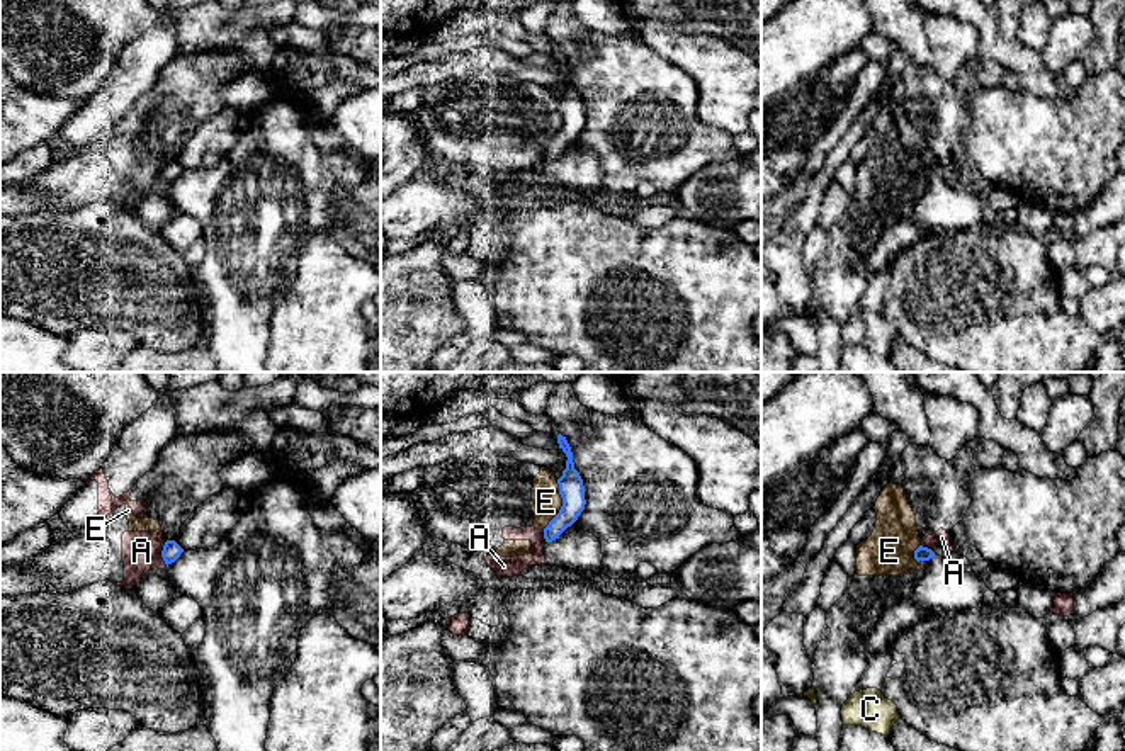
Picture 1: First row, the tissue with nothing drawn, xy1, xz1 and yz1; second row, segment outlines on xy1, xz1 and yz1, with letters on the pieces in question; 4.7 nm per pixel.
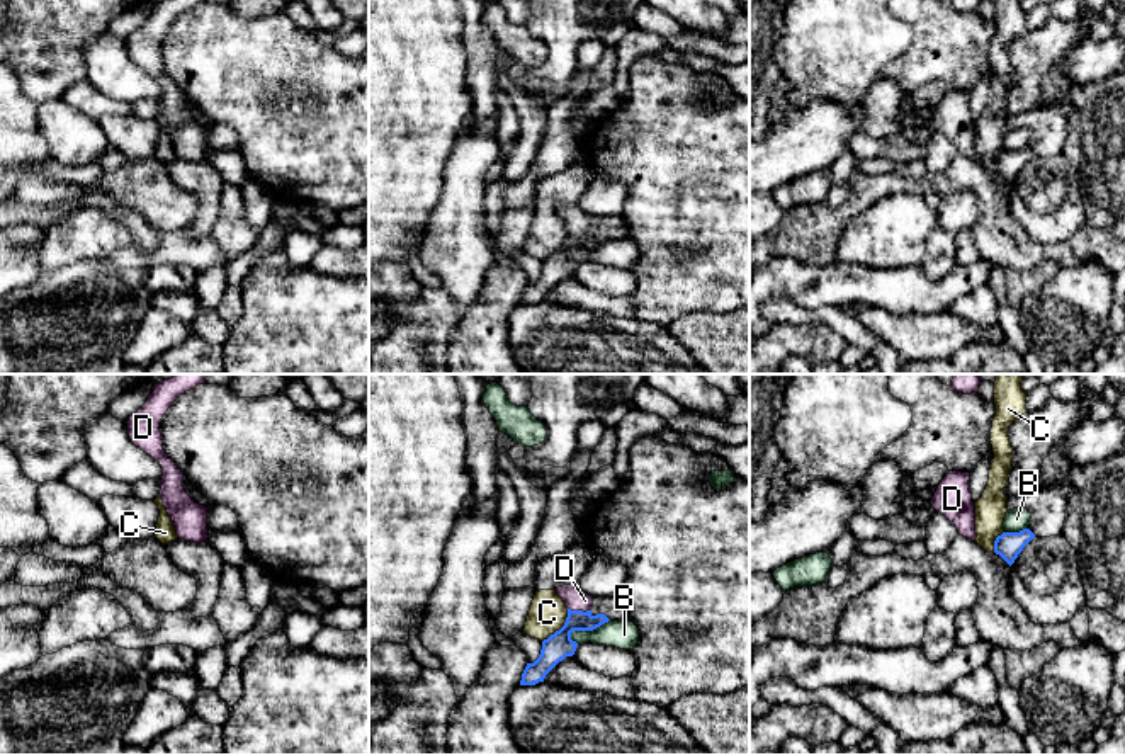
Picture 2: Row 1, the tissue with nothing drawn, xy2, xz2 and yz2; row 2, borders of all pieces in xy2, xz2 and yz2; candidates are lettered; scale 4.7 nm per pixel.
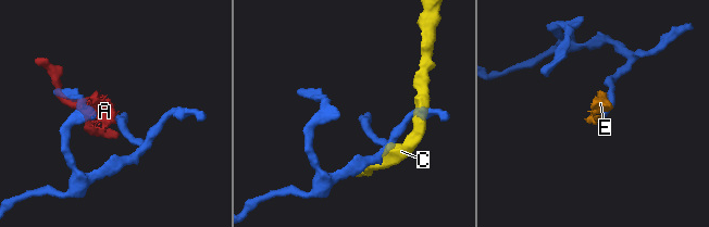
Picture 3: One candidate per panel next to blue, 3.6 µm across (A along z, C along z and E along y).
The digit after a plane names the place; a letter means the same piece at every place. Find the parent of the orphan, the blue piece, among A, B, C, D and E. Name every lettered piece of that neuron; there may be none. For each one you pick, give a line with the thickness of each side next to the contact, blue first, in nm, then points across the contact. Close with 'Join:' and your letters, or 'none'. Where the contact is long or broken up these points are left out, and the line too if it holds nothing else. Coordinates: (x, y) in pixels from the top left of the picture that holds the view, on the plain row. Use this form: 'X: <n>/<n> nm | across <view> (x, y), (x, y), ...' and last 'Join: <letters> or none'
D: 130/110 nm | across xz2 (559, 264), (578, 230), (575, 218)
Join: D

